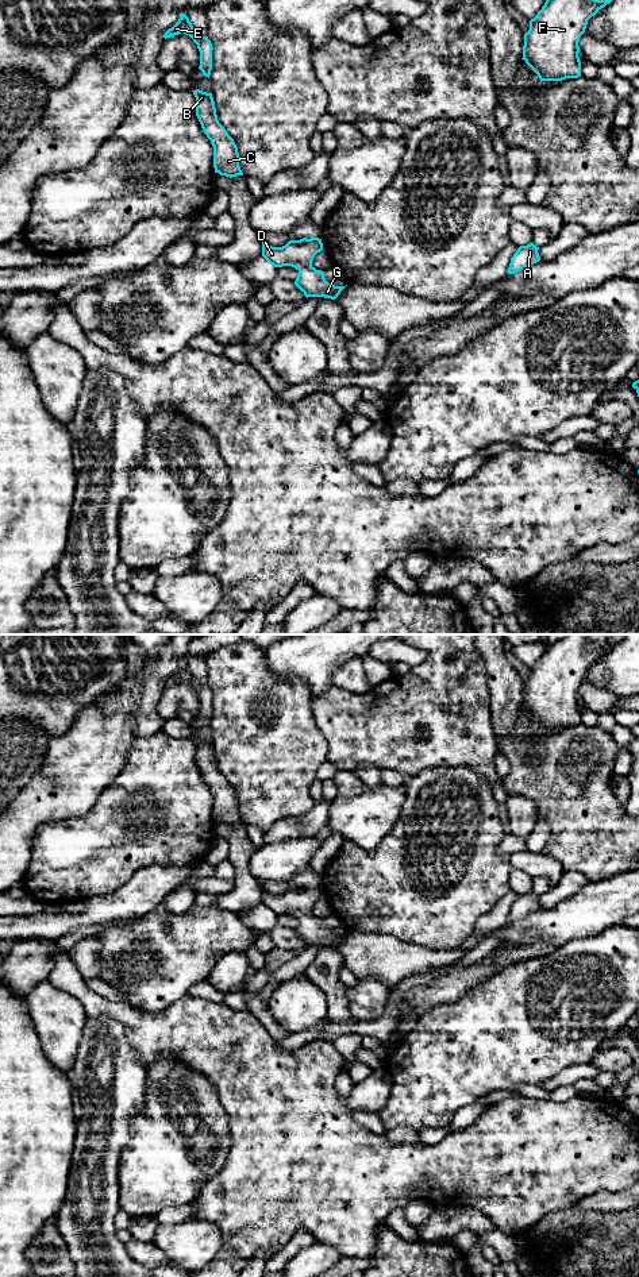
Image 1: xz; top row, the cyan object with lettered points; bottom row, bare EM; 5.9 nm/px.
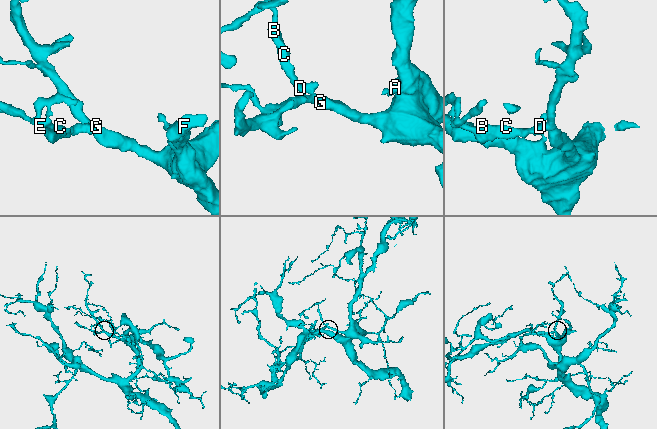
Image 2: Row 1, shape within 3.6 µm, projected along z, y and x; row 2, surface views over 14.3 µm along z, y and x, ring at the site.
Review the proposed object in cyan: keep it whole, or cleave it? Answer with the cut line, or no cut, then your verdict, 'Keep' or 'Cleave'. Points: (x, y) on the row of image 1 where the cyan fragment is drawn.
No split. Keep

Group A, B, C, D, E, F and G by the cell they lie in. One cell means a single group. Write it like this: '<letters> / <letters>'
A B C D E F G

